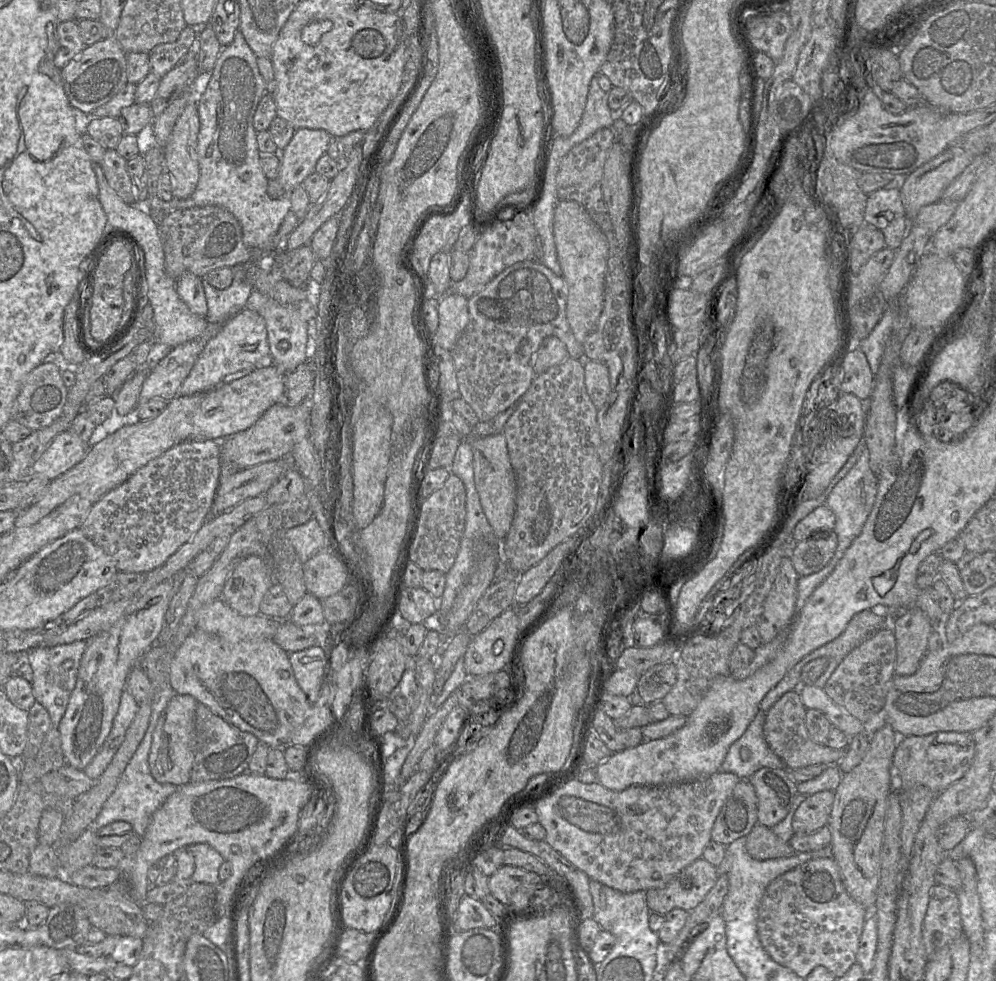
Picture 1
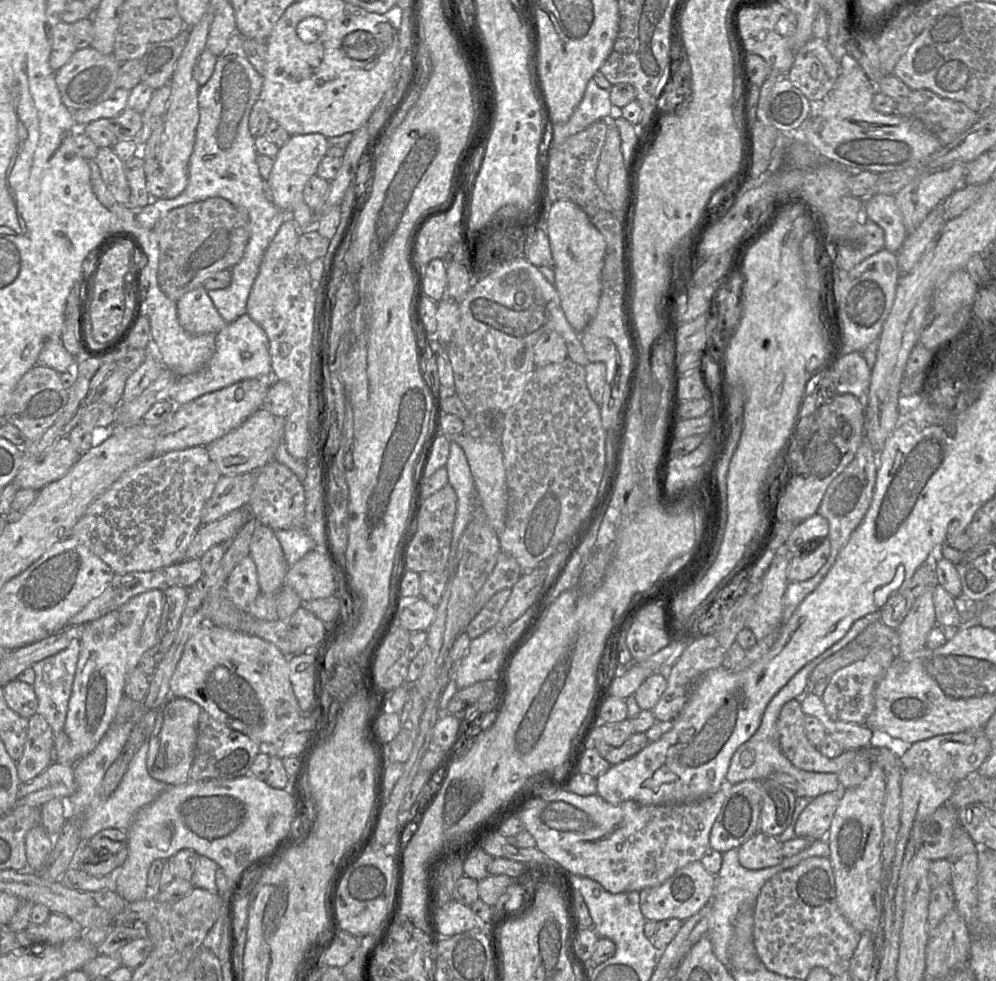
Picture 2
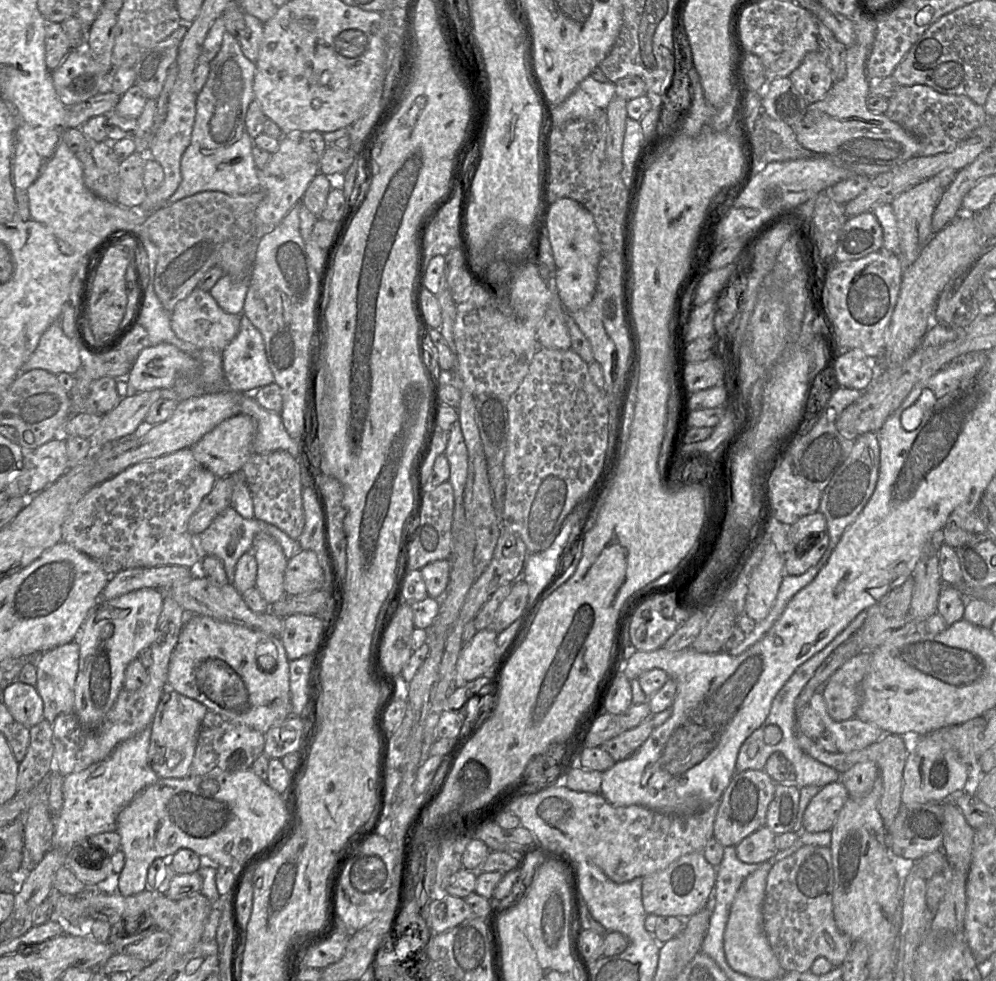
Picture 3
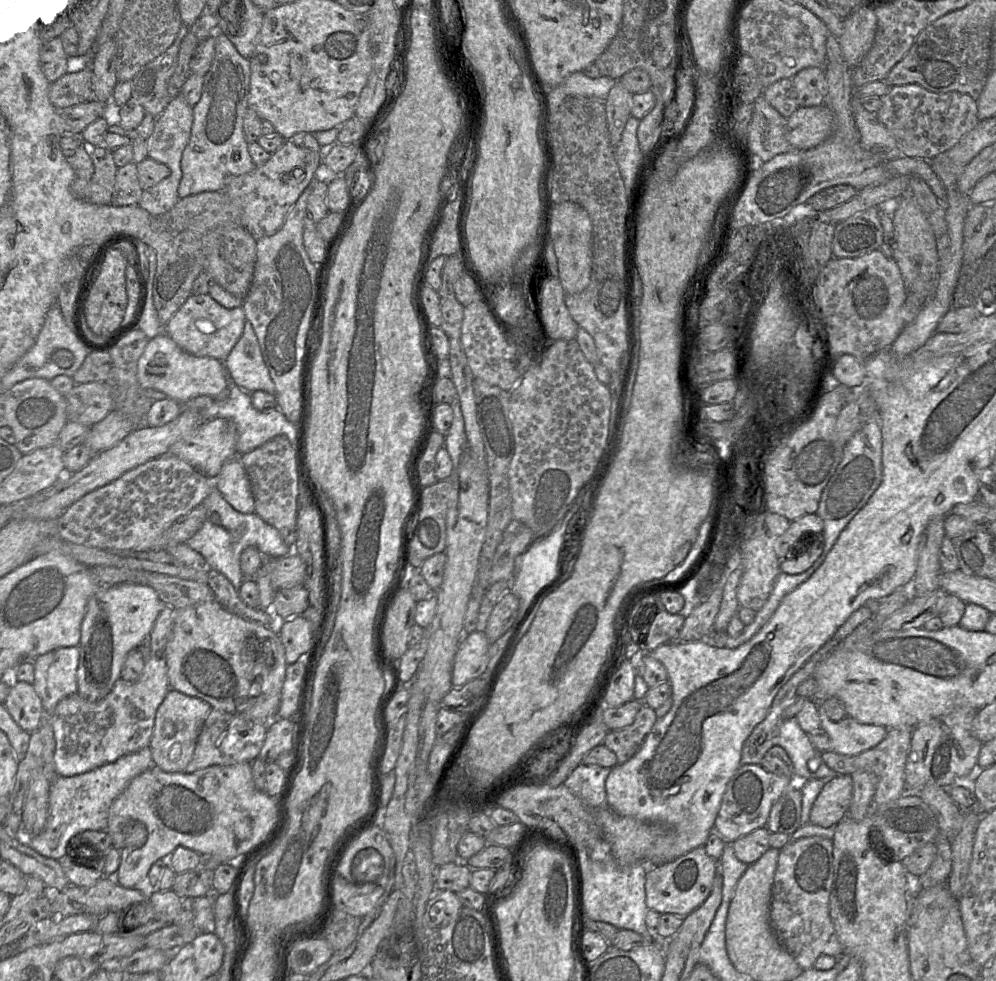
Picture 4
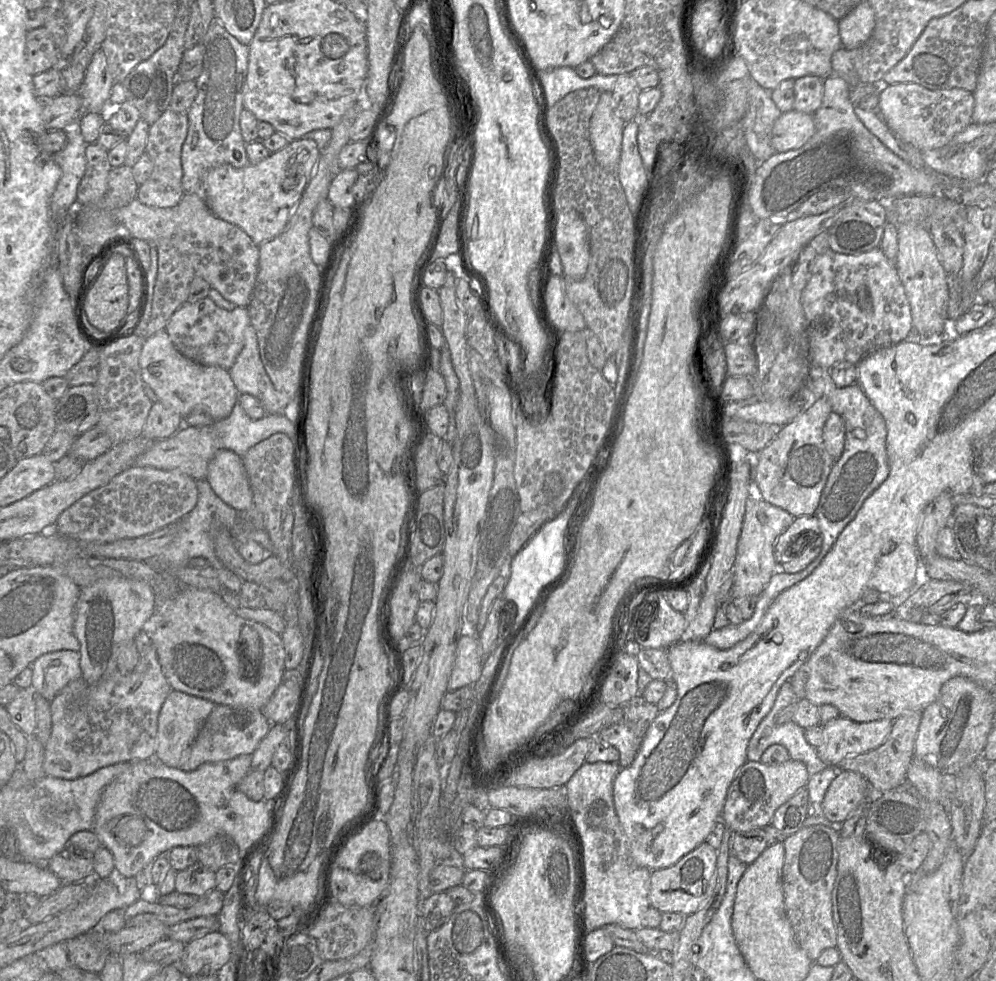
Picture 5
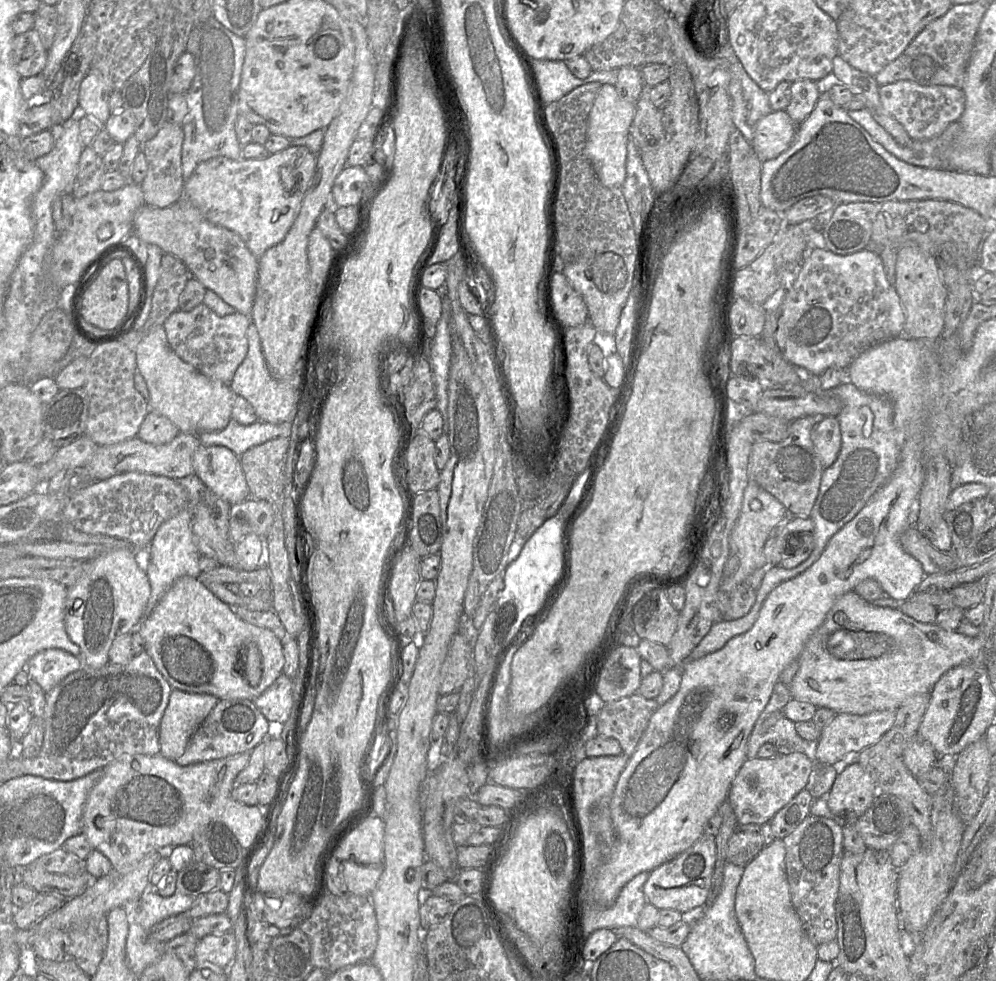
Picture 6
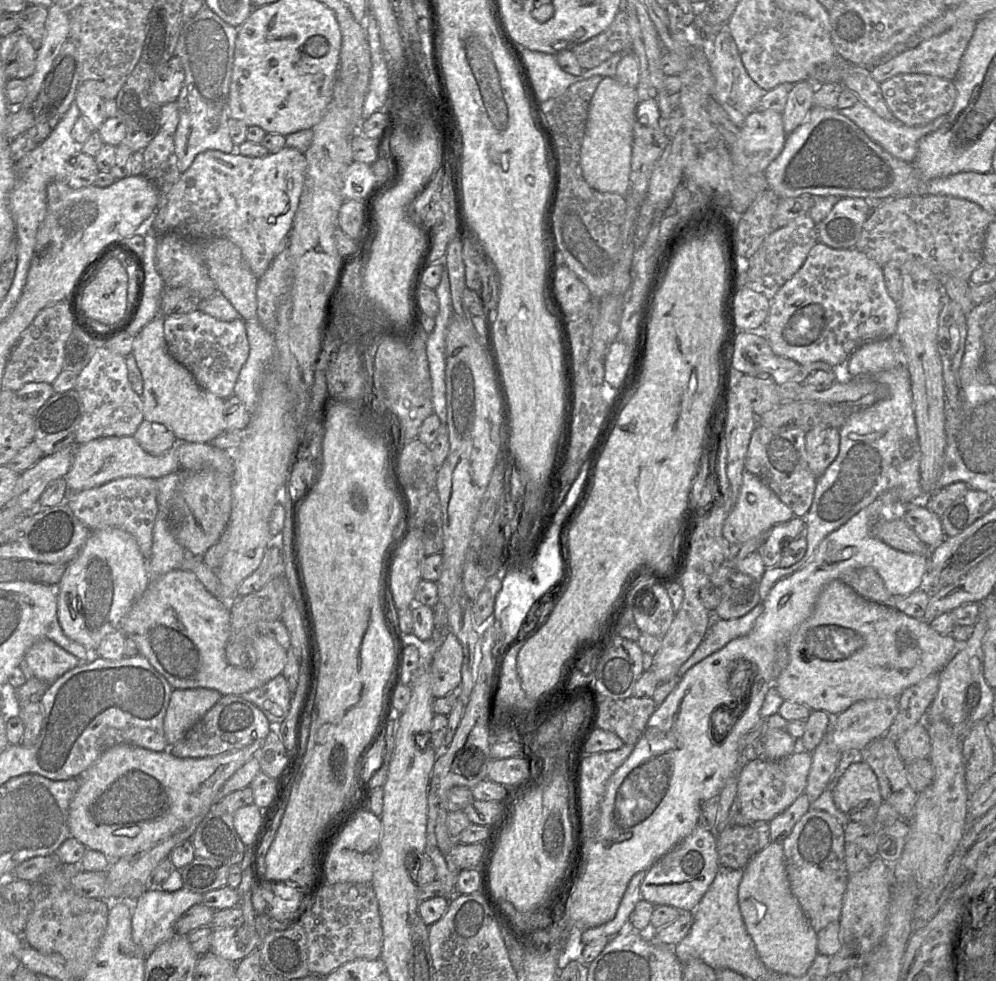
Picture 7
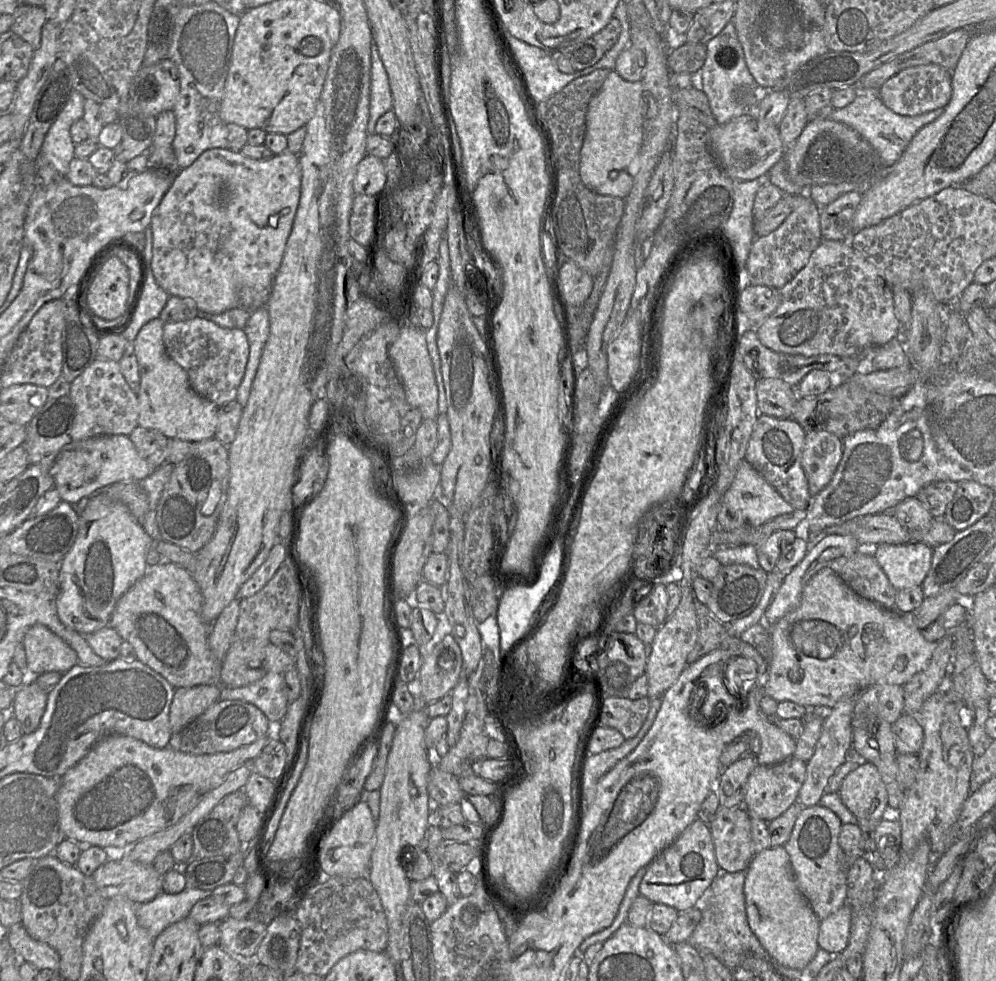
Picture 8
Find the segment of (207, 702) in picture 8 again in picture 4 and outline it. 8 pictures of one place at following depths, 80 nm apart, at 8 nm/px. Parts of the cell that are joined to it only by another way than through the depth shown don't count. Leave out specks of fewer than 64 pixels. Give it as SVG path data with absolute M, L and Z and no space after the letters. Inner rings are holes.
M170 689L159 705L149 748L154 765L168 773L185 772L191 761L203 723L212 707L205 701Z

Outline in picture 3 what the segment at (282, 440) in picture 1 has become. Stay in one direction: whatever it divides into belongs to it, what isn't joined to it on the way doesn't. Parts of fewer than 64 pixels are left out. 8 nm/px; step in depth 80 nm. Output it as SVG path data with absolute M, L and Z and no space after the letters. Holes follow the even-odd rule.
M239 413L216 425L190 449L196 461L212 472L217 479L227 477L242 470L252 454L252 443L256 432L257 425L254 419Z

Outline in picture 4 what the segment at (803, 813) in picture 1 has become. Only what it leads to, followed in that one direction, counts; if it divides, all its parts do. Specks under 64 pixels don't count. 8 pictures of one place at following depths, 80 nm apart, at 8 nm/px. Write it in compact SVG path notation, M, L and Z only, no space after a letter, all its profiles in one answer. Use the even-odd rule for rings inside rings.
M836 775L823 786L813 803L809 823L823 828L836 826L847 816L852 794L851 775Z

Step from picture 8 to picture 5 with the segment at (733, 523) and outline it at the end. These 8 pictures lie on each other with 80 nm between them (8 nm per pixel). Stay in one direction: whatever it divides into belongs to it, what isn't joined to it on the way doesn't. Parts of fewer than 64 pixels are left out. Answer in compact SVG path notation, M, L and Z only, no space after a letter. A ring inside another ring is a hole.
M752 460L752 492L746 500L746 508L742 530L738 540L736 560L734 563L734 584L731 587L731 599L738 599L745 596L760 596L772 575L778 570L778 564L774 557L774 543L794 521L794 518L787 511L774 506L762 498L759 490L753 483L753 460Z

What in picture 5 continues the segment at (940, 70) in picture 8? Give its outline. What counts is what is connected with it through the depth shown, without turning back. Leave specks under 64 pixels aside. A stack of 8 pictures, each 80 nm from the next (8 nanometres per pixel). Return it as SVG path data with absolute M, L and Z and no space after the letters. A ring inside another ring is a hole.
M902 82L883 85L878 92L878 113L889 129L921 152L948 143L972 120L973 94L960 88L929 90L919 84Z

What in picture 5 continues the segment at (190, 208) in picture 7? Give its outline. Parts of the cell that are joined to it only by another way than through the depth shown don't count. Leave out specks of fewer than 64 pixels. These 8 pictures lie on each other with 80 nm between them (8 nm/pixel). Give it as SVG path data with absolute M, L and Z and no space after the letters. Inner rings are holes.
M312 139L292 140L259 163L243 168L230 164L216 166L203 176L200 194L210 211L218 218L240 227L260 246L278 236L299 202L321 155Z

